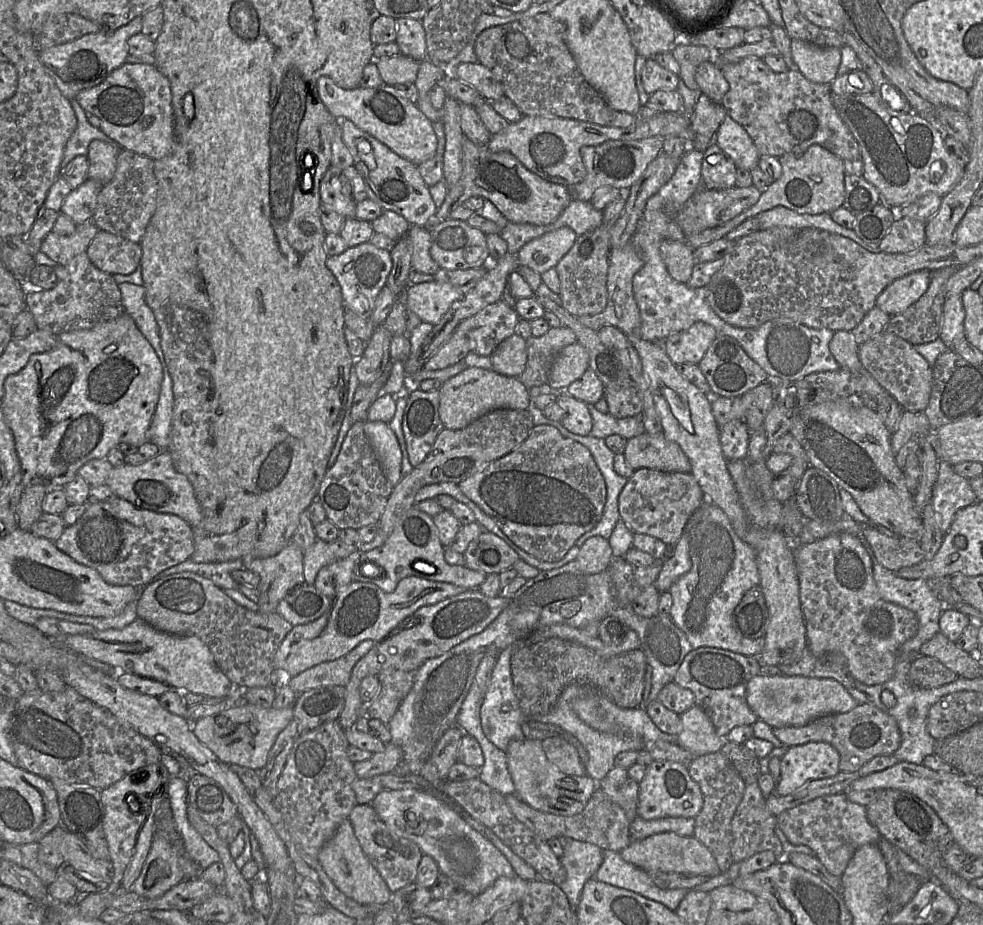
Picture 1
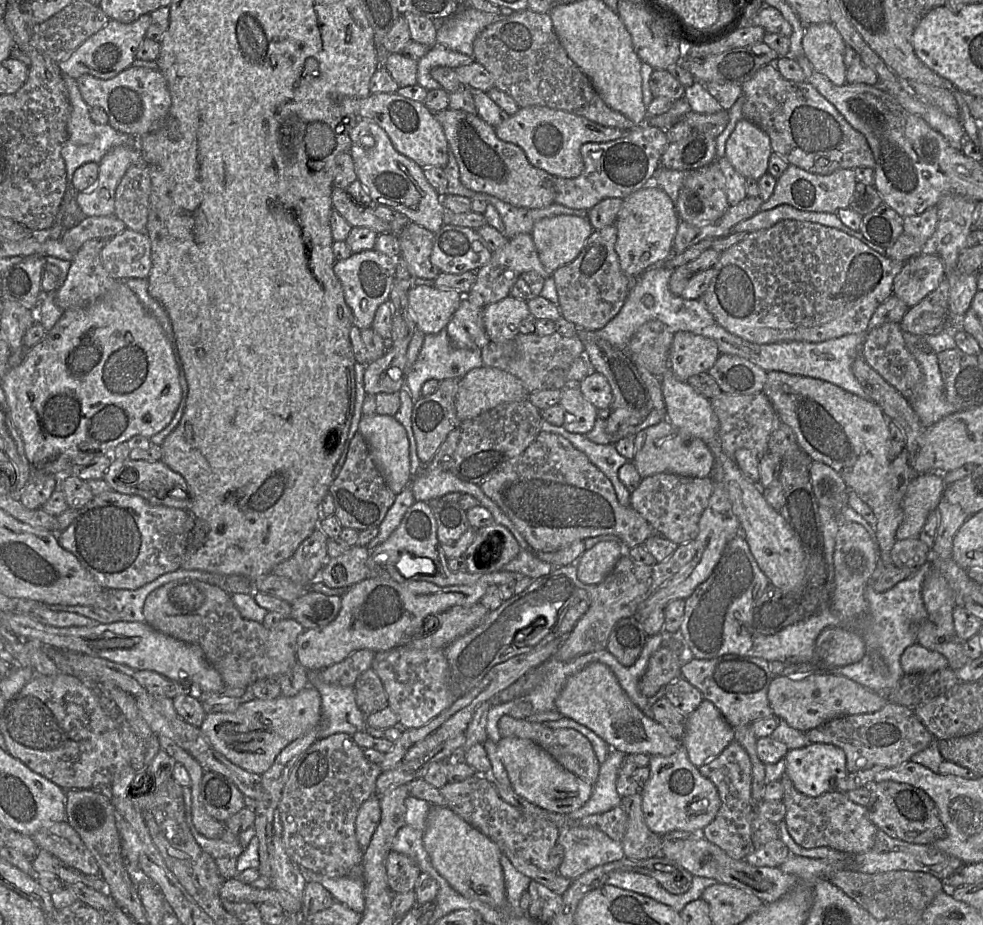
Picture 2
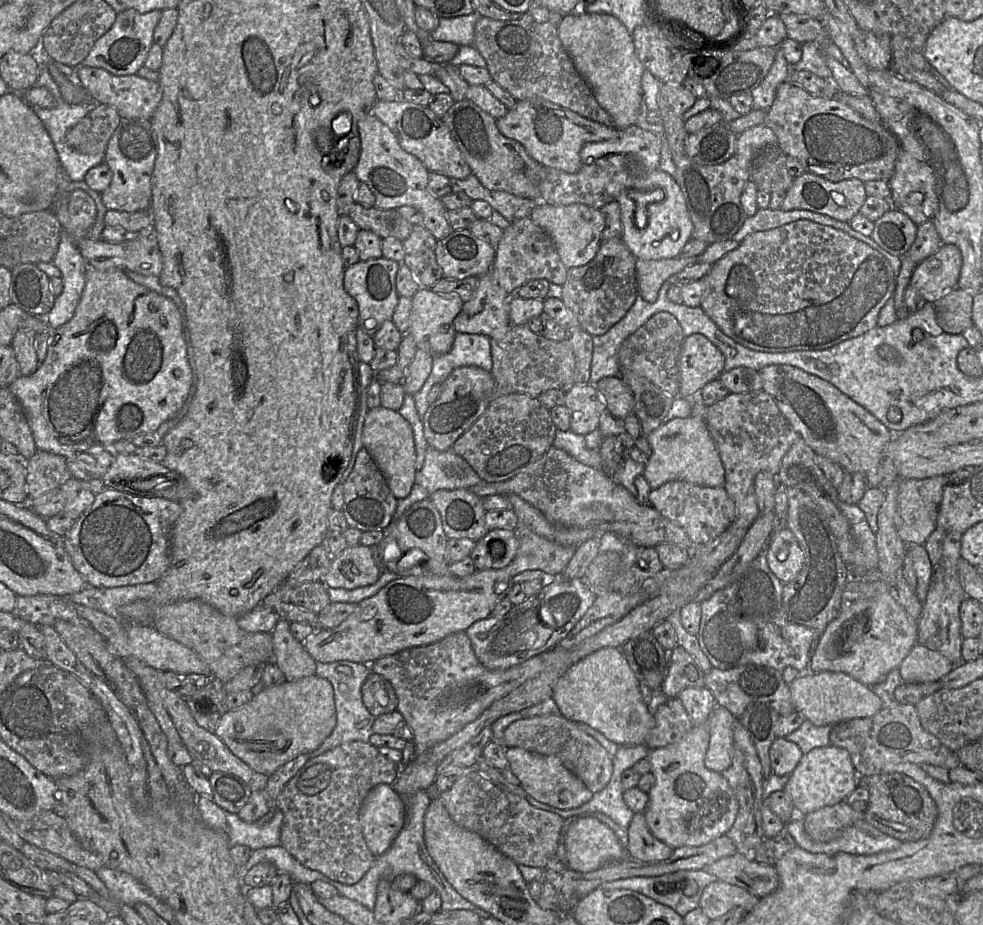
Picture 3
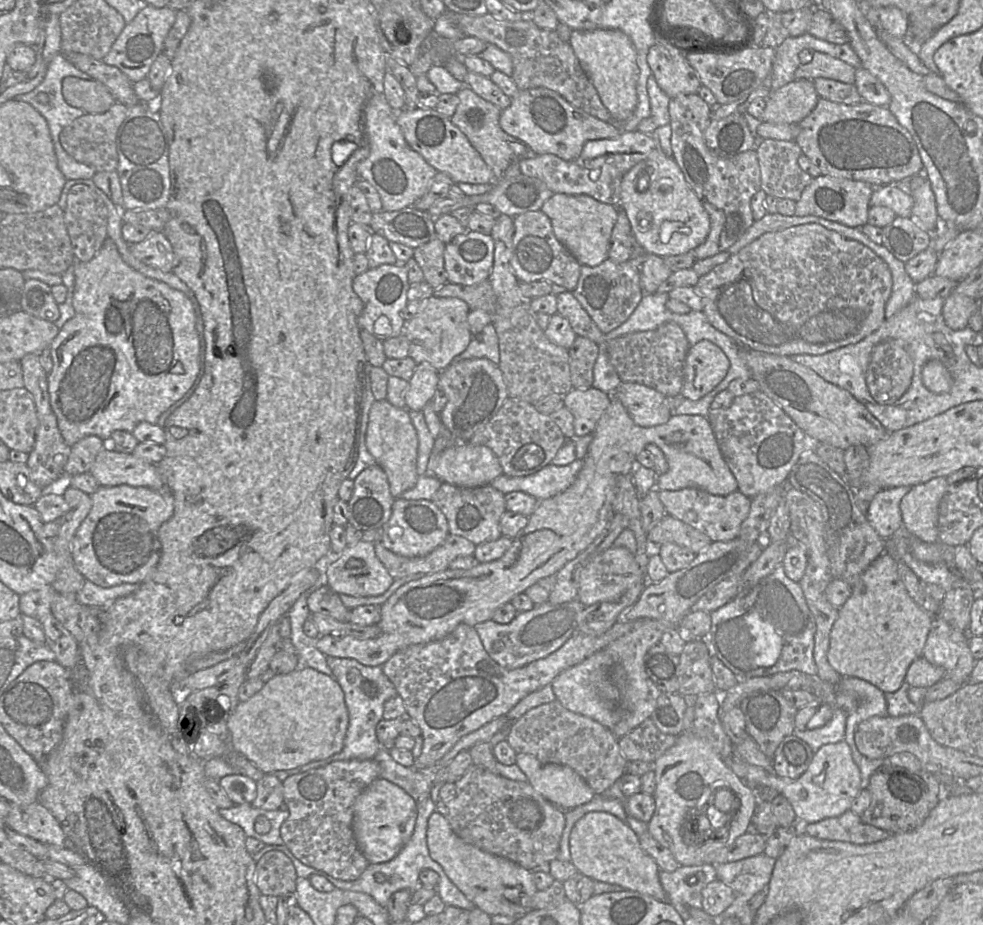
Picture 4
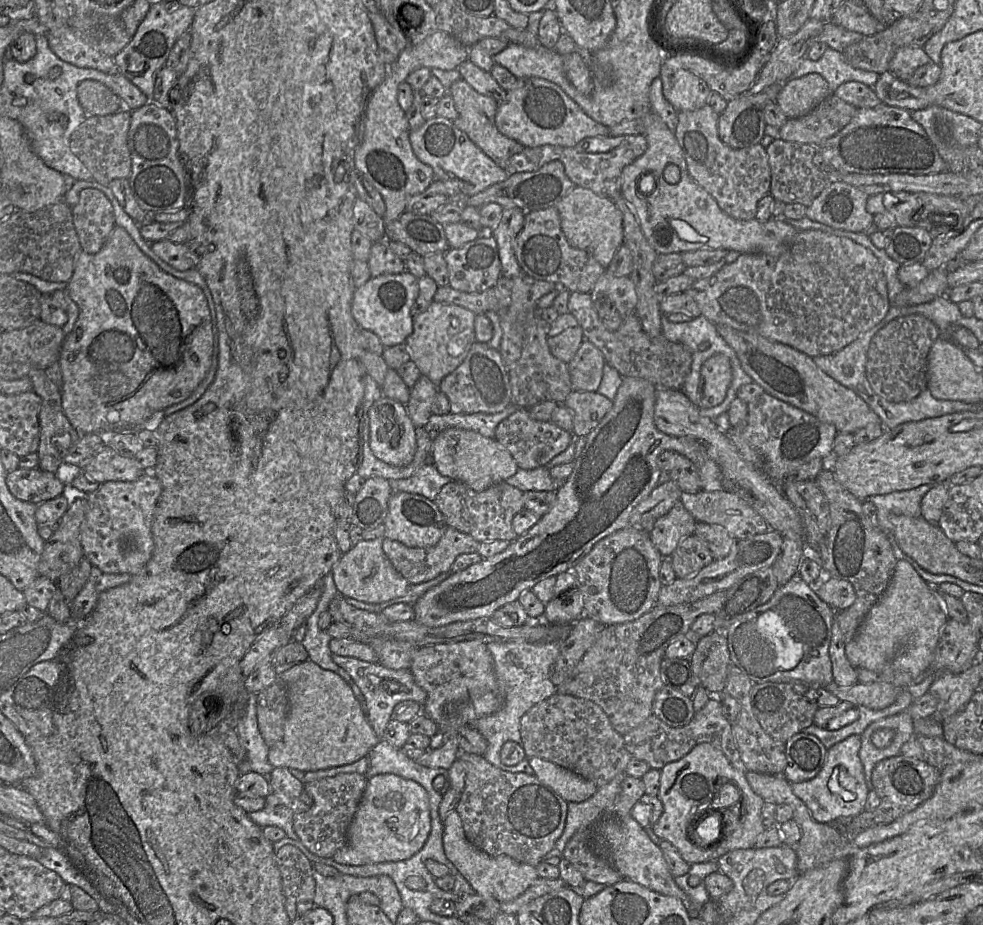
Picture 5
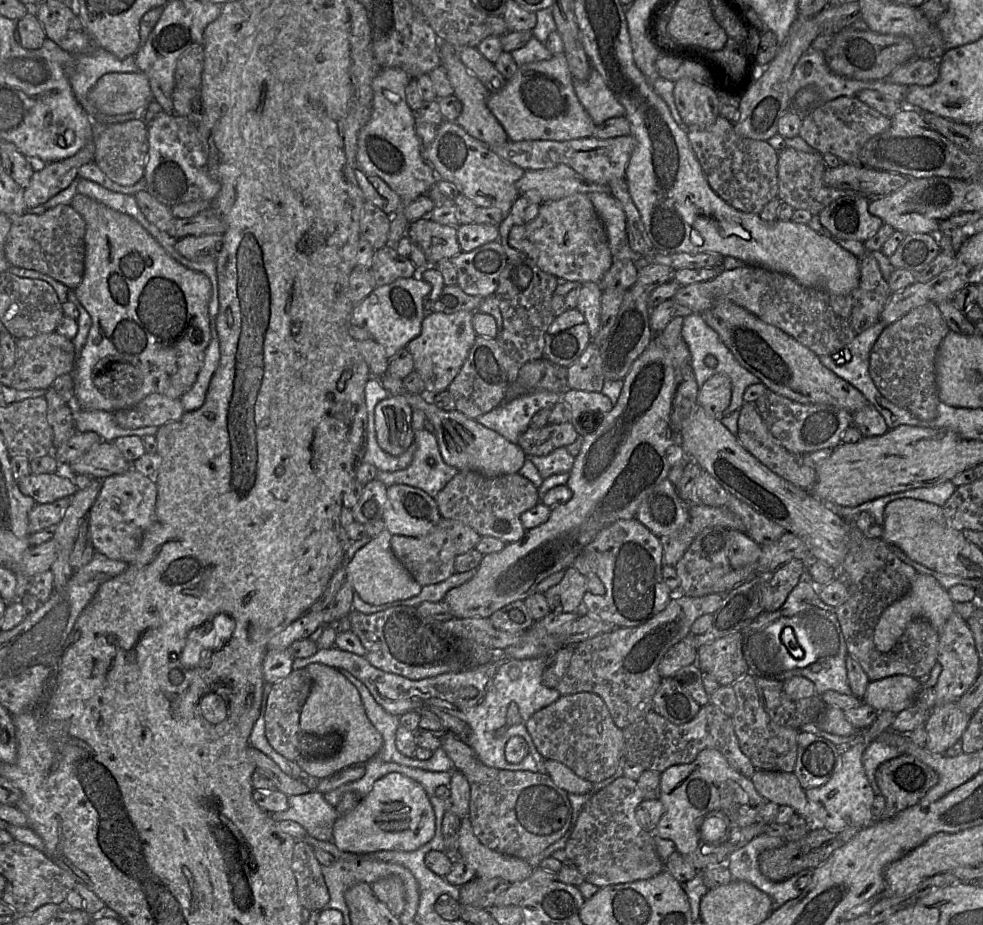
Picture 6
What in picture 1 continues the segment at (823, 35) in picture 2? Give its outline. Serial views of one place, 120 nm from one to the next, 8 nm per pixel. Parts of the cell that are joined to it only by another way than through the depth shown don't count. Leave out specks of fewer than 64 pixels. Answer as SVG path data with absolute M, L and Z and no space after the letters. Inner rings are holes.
M802 40L791 41L792 60L801 74L811 82L830 84L841 62L837 47L820 47Z

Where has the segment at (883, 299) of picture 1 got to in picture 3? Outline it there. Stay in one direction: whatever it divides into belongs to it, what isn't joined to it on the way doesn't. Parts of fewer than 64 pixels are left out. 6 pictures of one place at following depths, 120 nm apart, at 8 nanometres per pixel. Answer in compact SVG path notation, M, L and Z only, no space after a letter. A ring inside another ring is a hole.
M941 244L937 252L916 264L909 286L914 287L926 302L934 303L947 291L957 287L961 267L962 256L959 248L953 244Z

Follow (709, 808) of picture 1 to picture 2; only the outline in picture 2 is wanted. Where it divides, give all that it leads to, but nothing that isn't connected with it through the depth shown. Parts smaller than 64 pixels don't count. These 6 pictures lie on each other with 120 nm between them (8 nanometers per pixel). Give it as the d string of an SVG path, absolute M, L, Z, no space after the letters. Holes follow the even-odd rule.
M734 740L717 757L707 761L698 770L715 785L721 800L715 818L700 835L720 847L732 859L745 859L753 851L751 823L754 818L754 802L751 797L752 763L748 753Z

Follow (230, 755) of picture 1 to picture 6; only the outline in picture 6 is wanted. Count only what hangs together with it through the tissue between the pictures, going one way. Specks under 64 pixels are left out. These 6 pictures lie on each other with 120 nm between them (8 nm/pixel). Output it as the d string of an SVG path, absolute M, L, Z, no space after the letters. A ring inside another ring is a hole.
M312 663L306 670L313 684L302 709L300 727L303 731L315 735L338 733L342 737L342 744L338 752L332 756L303 757L295 763L305 776L318 779L332 776L353 765L365 764L379 753L384 739L369 720L358 689L337 668Z

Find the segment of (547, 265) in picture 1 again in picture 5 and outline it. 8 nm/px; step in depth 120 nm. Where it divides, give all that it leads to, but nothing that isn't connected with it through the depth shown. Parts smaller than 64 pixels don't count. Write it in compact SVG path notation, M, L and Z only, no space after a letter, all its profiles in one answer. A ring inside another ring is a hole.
M575 187L555 207L569 244L590 253L606 269L618 248L624 244L623 216L615 201L599 196L590 189Z

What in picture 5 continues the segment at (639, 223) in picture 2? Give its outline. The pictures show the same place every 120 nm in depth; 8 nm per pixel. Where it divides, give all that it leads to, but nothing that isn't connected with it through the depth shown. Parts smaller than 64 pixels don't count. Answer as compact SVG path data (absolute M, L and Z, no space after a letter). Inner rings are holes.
M652 110L637 119L641 119L644 125L644 136L646 137L646 140L647 140L647 150L642 156L640 156L639 158L634 160L631 164L623 168L622 175L621 175L621 193L622 193L622 197L630 204L630 206L634 211L634 214L638 218L641 229L647 241L658 254L683 253L683 252L695 251L699 249L725 249L725 250L735 250L740 252L741 254L742 253L764 253L772 256L778 256L784 251L784 247L786 243L788 243L798 231L795 227L790 225L785 218L771 218L768 221L759 221L756 218L754 218L751 220L744 221L744 220L734 219L728 214L726 214L719 207L717 201L702 186L700 186L697 182L695 182L694 179L690 176L687 169L685 157L677 141L675 133L668 128L668 126L664 123L664 121ZM647 173L650 173L654 176L655 188L648 195L644 195L638 189L638 182L640 178Z

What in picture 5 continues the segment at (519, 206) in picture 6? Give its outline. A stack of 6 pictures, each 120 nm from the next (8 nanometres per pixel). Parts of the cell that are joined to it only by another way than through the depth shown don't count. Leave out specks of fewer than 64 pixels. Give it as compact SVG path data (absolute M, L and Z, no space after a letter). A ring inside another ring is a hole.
M506 208L492 230L497 242L502 276L517 277L522 271L515 257L514 241L524 226L525 214L519 208Z

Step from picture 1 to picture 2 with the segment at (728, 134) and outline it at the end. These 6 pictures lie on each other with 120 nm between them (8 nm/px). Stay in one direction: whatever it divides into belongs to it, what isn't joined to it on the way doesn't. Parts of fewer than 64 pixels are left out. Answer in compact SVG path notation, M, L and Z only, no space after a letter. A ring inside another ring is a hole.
M741 119L726 142L726 158L745 178L758 181L768 173L771 153L769 135L754 123Z

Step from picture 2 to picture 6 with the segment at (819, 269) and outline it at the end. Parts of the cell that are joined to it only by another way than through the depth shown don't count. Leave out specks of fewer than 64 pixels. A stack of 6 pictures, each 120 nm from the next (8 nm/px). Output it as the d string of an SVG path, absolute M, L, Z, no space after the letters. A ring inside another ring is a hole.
M872 256L861 258L859 267L858 287L842 296L808 288L788 275L746 264L733 270L723 270L712 280L683 286L673 299L693 312L703 313L717 299L726 298L765 323L781 329L816 355L831 356L844 349L855 336L880 320L880 314L892 293Z

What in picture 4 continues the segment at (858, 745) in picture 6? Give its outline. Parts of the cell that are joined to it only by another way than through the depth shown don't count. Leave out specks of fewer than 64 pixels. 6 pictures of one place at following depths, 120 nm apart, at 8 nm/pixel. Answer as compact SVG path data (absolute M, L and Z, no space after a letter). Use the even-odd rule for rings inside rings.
M844 740L820 747L815 752L808 769L796 780L787 780L762 767L748 764L734 753L724 761L738 777L752 788L767 788L771 792L777 792L786 797L800 824L814 823L842 815L850 809L853 800L861 791L860 771L853 760L849 744Z

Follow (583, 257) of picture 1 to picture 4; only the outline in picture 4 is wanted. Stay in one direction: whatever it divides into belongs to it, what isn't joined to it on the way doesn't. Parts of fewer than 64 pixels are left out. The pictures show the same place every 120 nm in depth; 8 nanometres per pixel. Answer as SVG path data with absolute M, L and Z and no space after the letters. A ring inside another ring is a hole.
M609 258L595 267L582 265L577 286L572 293L597 327L607 334L627 320L643 297L639 265L632 260L615 263Z

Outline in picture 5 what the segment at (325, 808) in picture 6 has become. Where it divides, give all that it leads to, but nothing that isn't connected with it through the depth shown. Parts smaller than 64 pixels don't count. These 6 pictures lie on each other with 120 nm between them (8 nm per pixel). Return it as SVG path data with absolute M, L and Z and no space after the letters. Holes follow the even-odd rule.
M305 792L297 798L270 793L265 799L266 804L262 810L248 813L250 819L261 828L277 826L286 832L286 837L297 838L293 828L294 815L306 812L311 808L311 797Z

